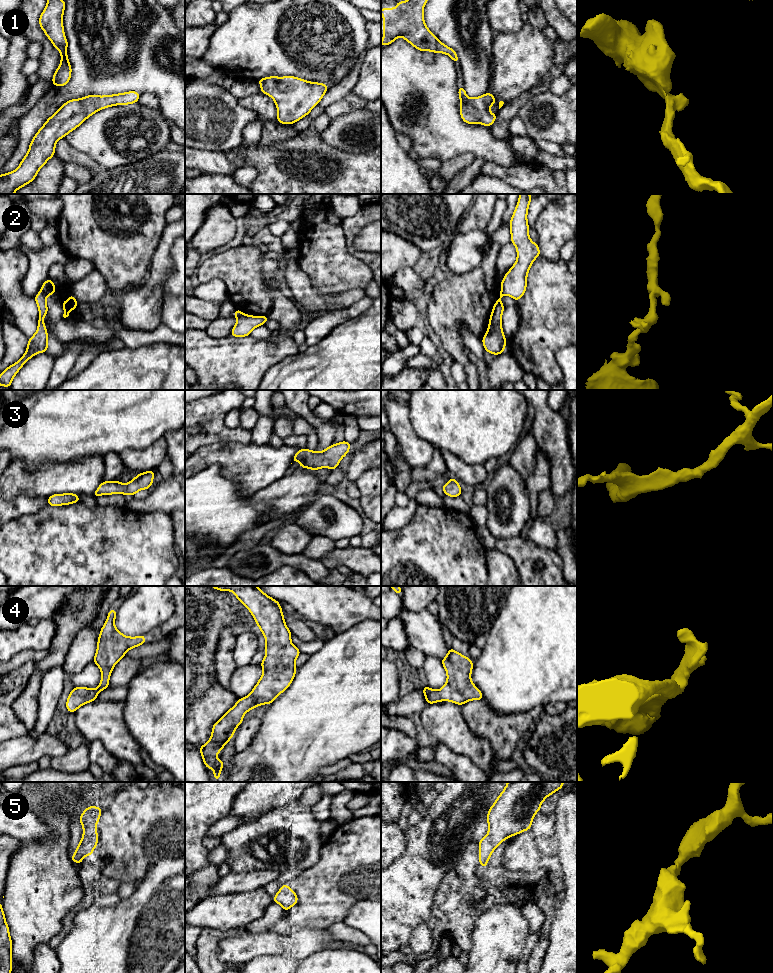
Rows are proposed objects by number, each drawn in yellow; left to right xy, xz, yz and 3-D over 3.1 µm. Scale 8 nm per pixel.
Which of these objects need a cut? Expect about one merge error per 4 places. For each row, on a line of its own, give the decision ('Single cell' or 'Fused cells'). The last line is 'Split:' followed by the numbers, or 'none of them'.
1: Single cell
2: Fused cells
3: Single cell
4: Single cell
5: Single cell
Split: 2

